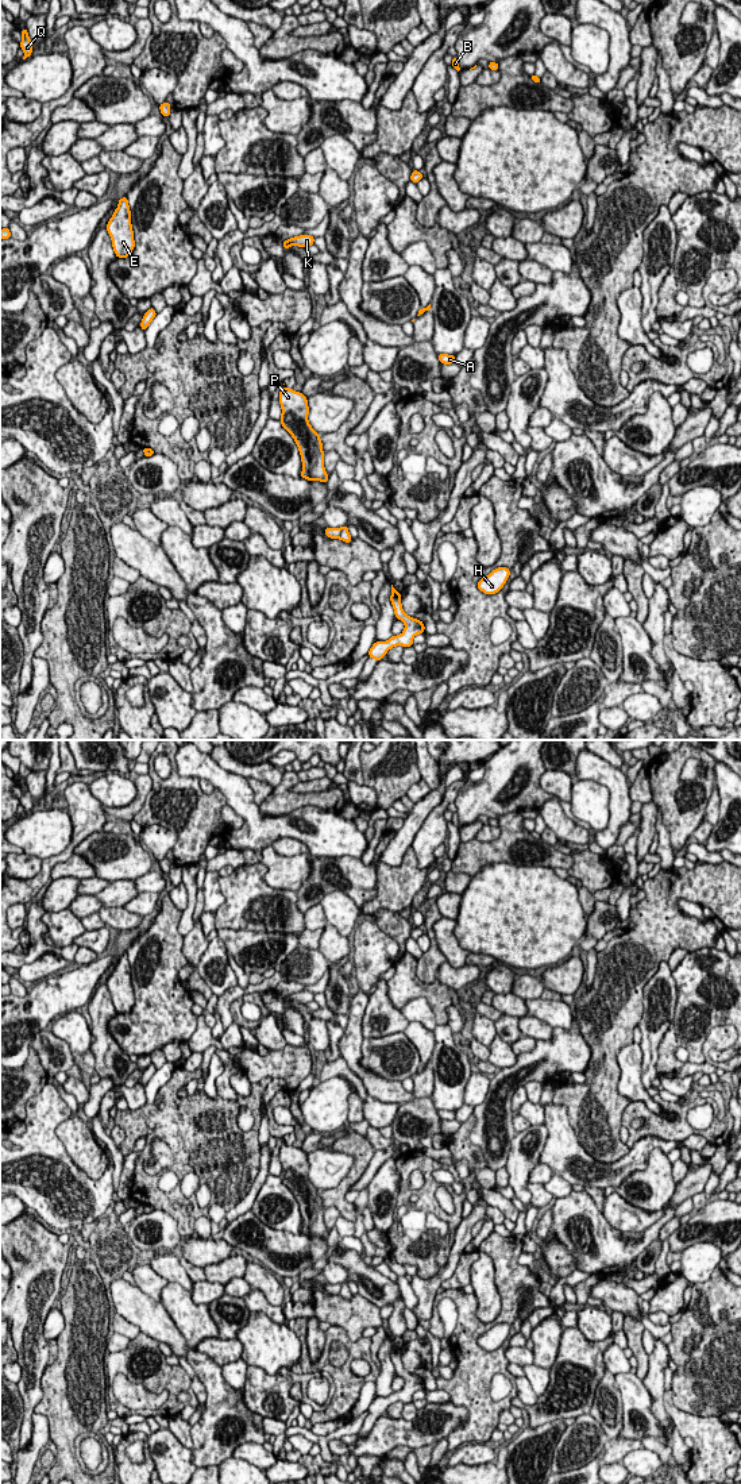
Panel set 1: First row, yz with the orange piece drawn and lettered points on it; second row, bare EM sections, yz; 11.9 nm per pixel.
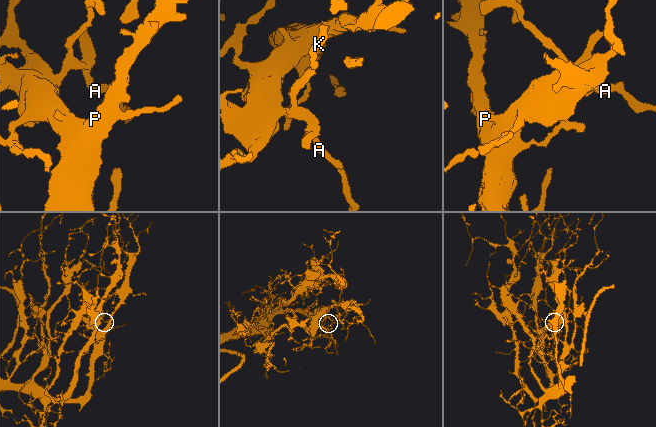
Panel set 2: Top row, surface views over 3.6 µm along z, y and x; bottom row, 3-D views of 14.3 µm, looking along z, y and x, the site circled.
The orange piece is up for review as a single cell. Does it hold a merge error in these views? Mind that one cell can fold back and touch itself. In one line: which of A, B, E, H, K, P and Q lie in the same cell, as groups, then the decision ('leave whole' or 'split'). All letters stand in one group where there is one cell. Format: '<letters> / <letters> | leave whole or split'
A B E K P Q / H | split

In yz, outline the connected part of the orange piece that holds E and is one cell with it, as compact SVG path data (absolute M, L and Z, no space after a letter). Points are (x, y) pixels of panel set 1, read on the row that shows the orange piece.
M127 196L123 198L119 197L119 205L107 224L107 231L116 257L128 258L135 247L135 240Z

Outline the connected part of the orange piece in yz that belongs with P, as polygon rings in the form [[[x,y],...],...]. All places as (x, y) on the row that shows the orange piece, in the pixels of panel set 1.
[[[283,386],[279,392],[279,404],[282,408],[279,421],[293,436],[301,455],[301,478],[327,483],[329,477],[324,469],[321,435],[308,421],[308,398],[301,392]]]

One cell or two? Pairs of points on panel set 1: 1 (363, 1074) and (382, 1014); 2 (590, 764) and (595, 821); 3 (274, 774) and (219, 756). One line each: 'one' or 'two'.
1: two
2: two
3: one

